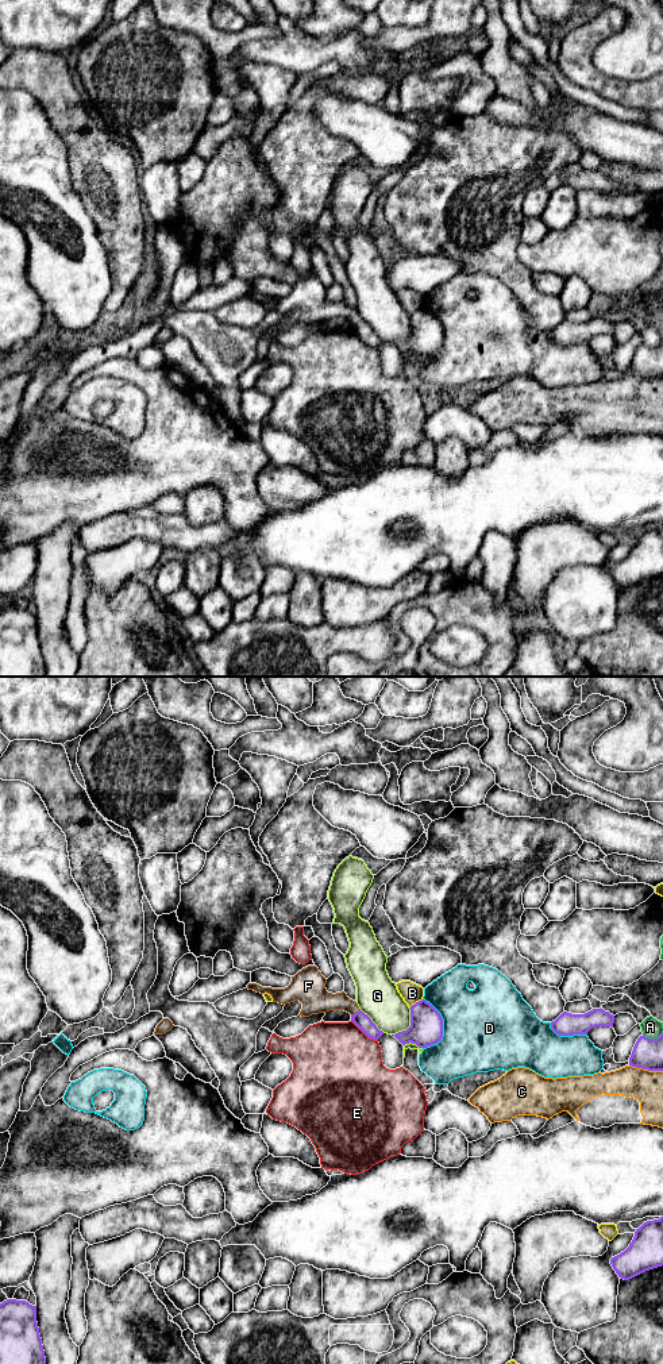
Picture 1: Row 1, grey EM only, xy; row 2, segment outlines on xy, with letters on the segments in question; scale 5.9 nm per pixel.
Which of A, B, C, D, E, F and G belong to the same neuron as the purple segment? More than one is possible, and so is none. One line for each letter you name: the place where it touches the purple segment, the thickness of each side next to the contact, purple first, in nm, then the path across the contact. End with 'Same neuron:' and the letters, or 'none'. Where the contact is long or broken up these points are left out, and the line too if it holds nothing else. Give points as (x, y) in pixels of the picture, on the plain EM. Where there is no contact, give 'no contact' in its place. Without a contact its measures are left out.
F: contact xy (355, 322); calibres 90 and 160 nm; way xy (361, 328), (355, 322), (340, 309), (316, 308)
Same neuron: F

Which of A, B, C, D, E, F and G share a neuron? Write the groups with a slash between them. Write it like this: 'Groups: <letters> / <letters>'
Groups: A / B / C / D / E / F / G

